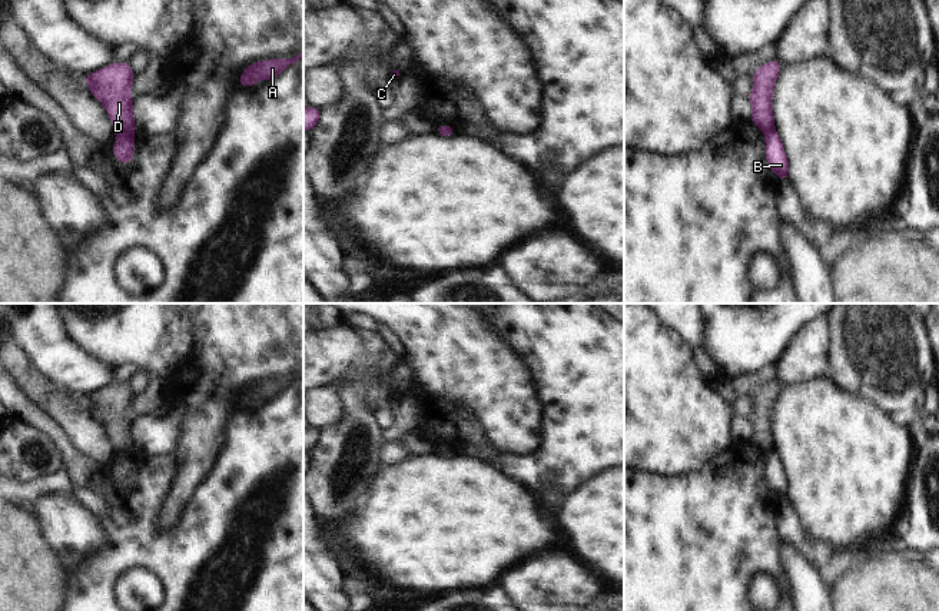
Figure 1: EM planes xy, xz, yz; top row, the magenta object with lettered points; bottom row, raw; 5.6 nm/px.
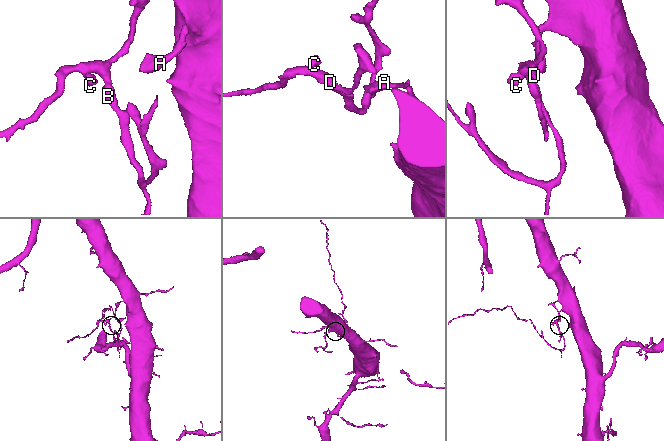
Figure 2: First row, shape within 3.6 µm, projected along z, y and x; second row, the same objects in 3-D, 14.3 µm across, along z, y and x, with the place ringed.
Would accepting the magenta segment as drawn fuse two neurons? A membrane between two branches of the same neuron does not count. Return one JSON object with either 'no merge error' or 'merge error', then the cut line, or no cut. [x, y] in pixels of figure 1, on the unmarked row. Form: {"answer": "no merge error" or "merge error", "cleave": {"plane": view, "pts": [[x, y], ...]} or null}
{"answer": "merge error", "cleave": {"plane": "xy", "pts": [[116, 452], [130, 454]]}}

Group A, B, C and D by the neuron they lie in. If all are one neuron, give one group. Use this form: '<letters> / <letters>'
A C D / B

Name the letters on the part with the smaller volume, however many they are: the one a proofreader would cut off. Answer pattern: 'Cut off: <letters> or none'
Cut off: B

